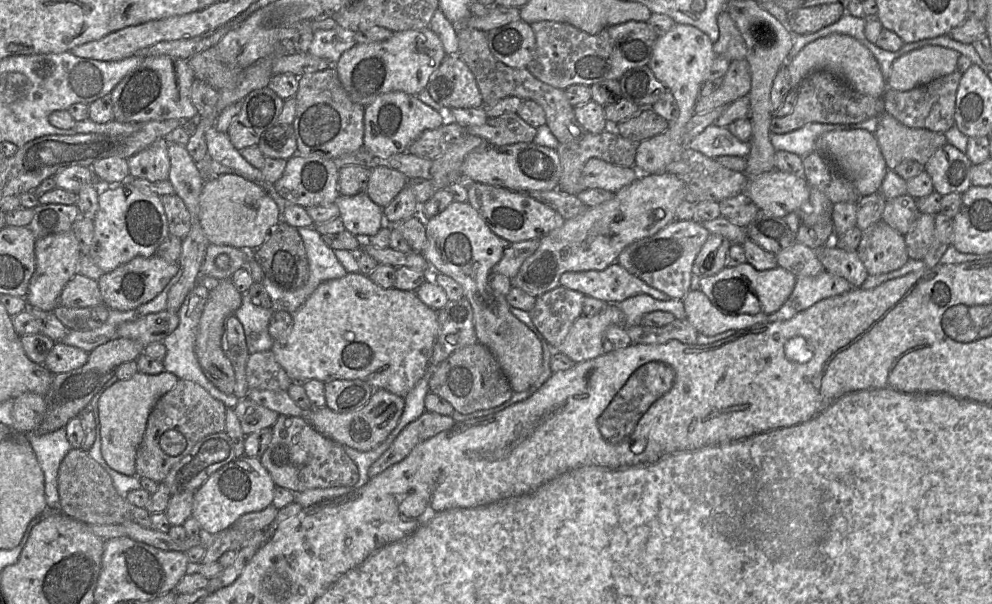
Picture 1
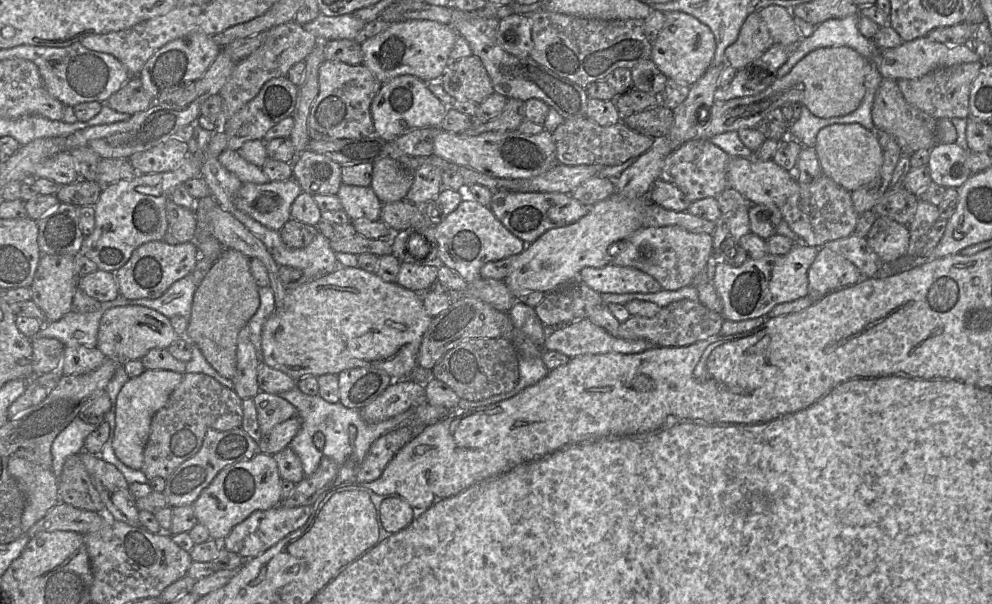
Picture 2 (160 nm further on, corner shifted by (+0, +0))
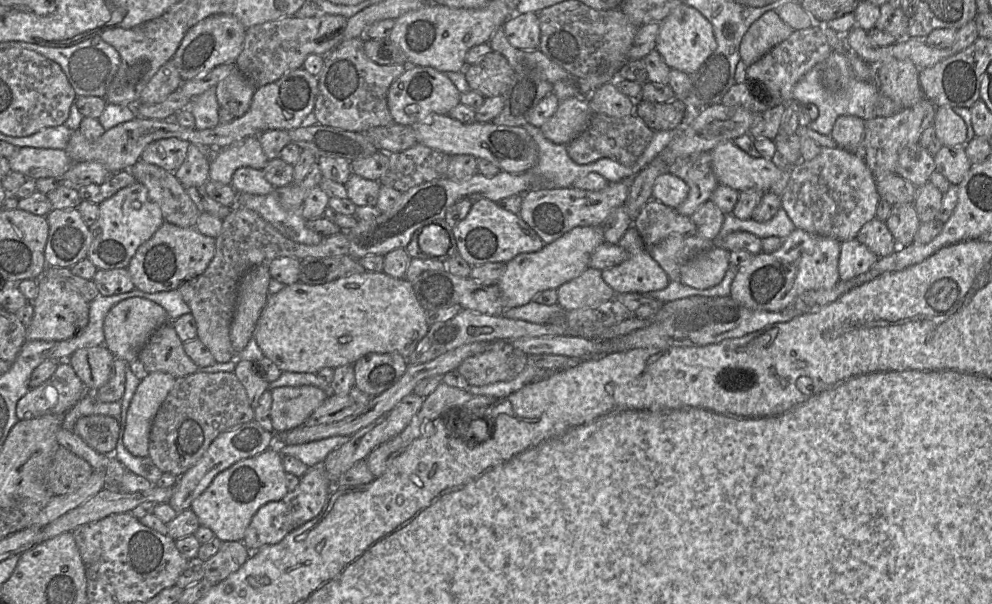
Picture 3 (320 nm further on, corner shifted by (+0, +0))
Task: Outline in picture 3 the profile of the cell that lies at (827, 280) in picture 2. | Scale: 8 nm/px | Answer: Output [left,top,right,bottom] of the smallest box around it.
[838,239,878,281]

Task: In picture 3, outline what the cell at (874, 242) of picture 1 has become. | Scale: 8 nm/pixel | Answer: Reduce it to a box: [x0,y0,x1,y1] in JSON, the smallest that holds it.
[885,203,921,247]

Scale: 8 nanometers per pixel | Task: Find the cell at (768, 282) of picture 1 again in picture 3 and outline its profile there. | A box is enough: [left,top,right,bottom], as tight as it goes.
[729,228,841,311]

